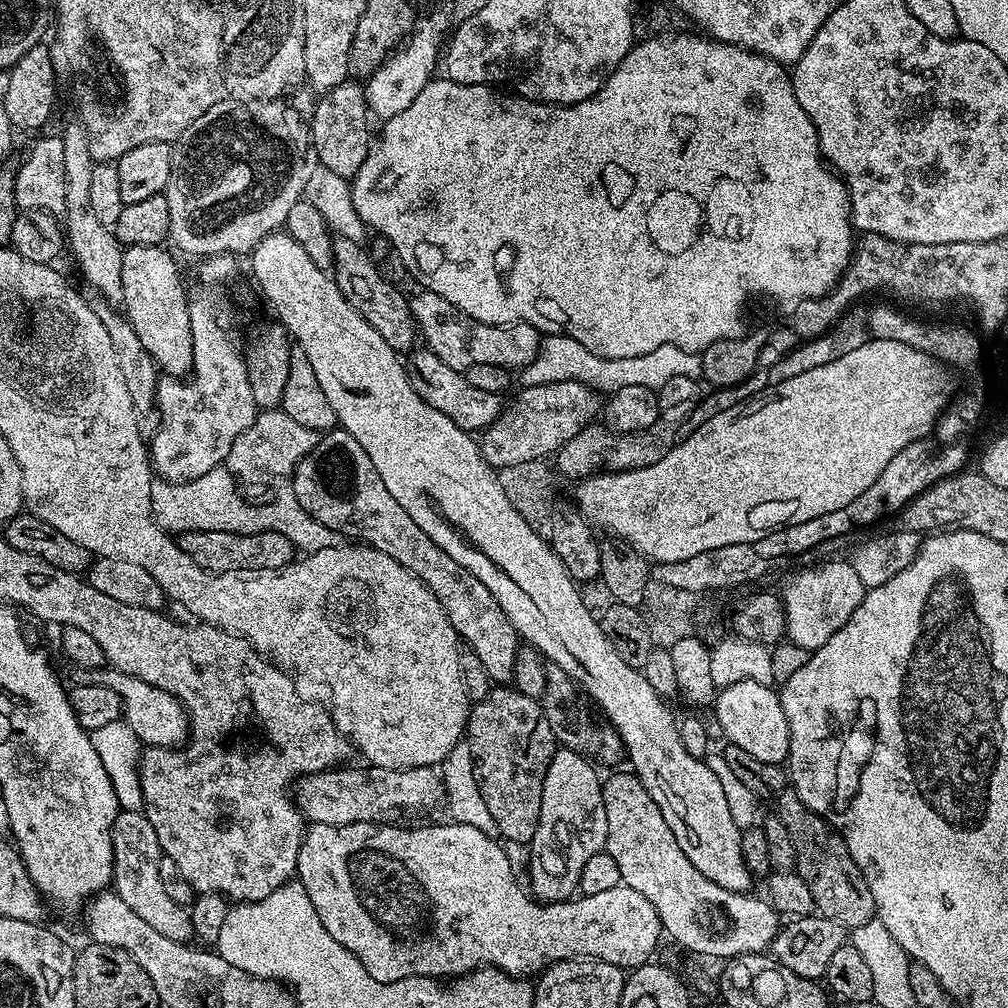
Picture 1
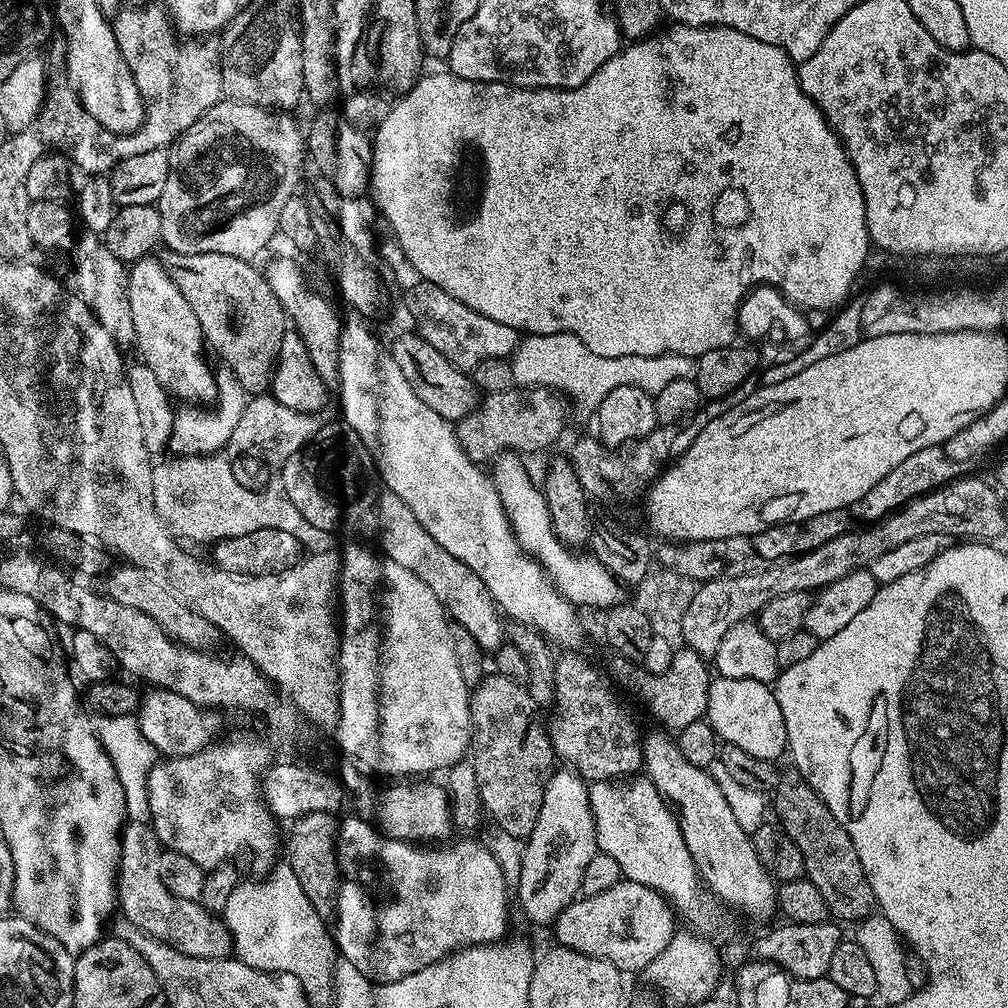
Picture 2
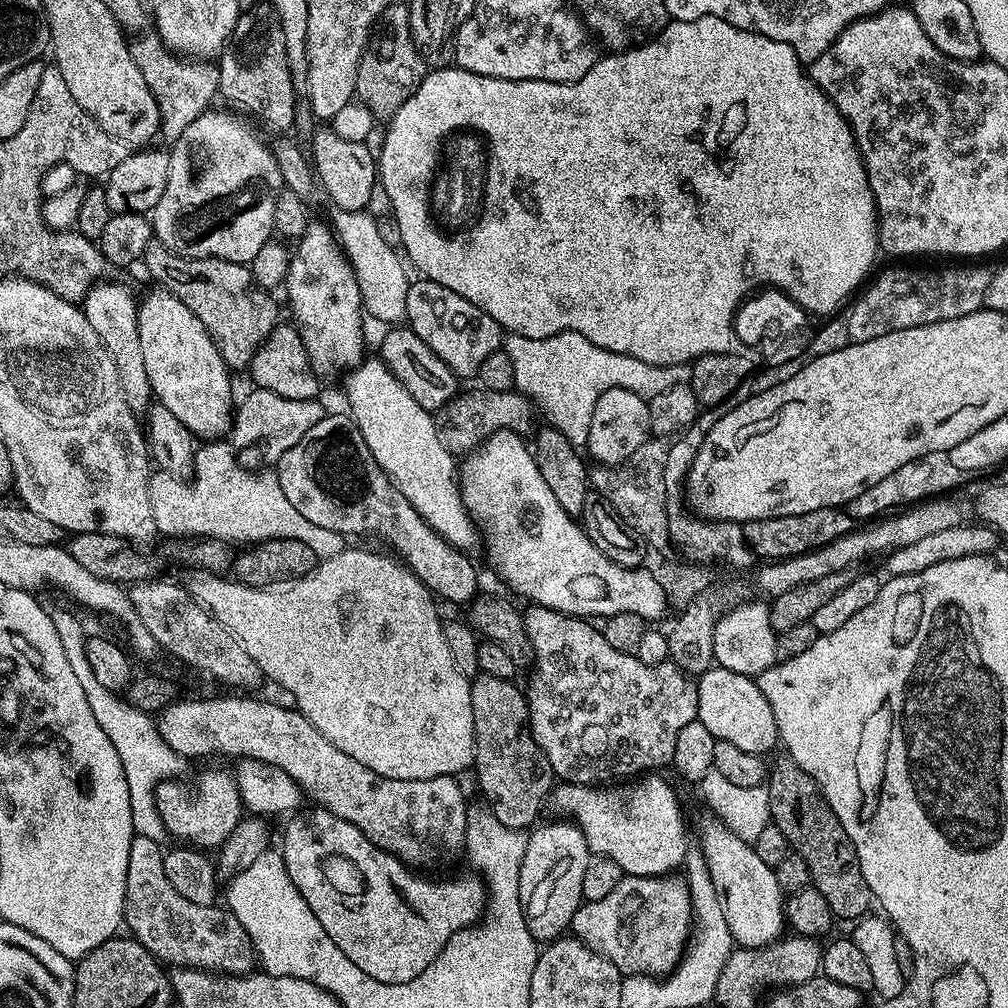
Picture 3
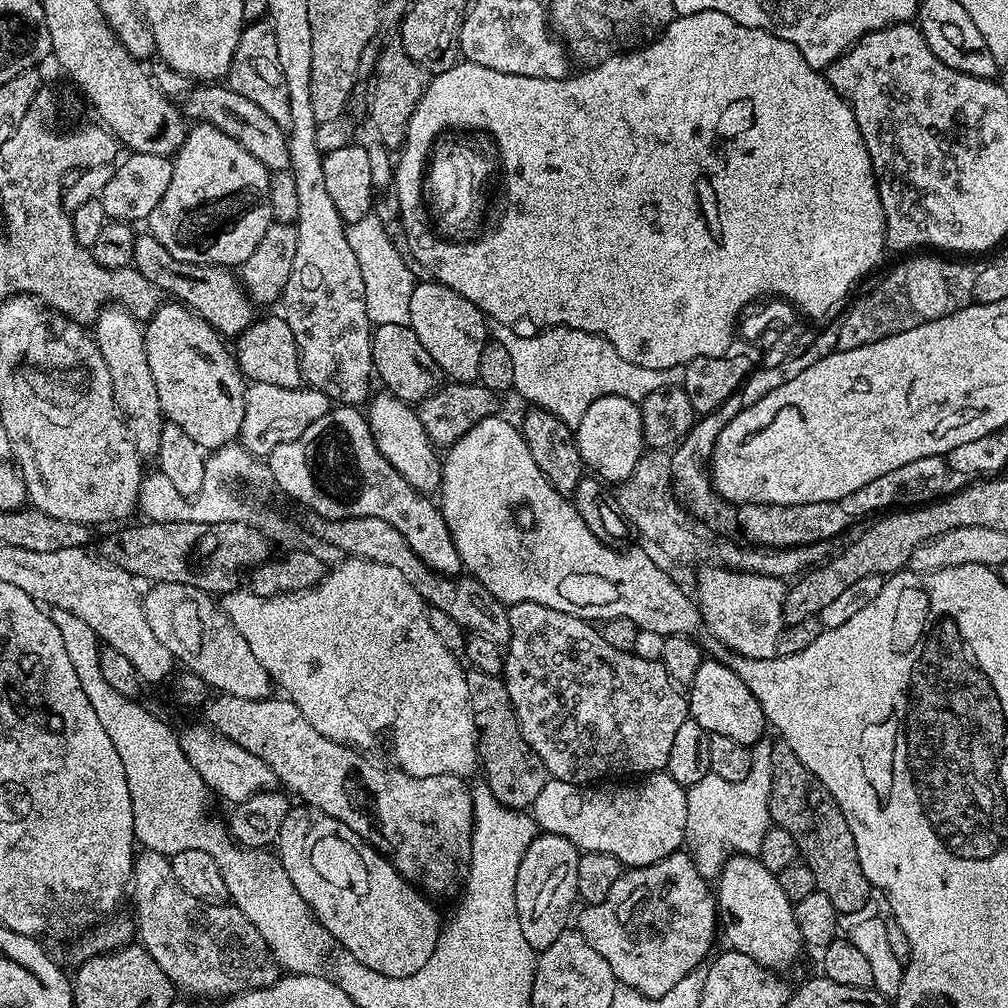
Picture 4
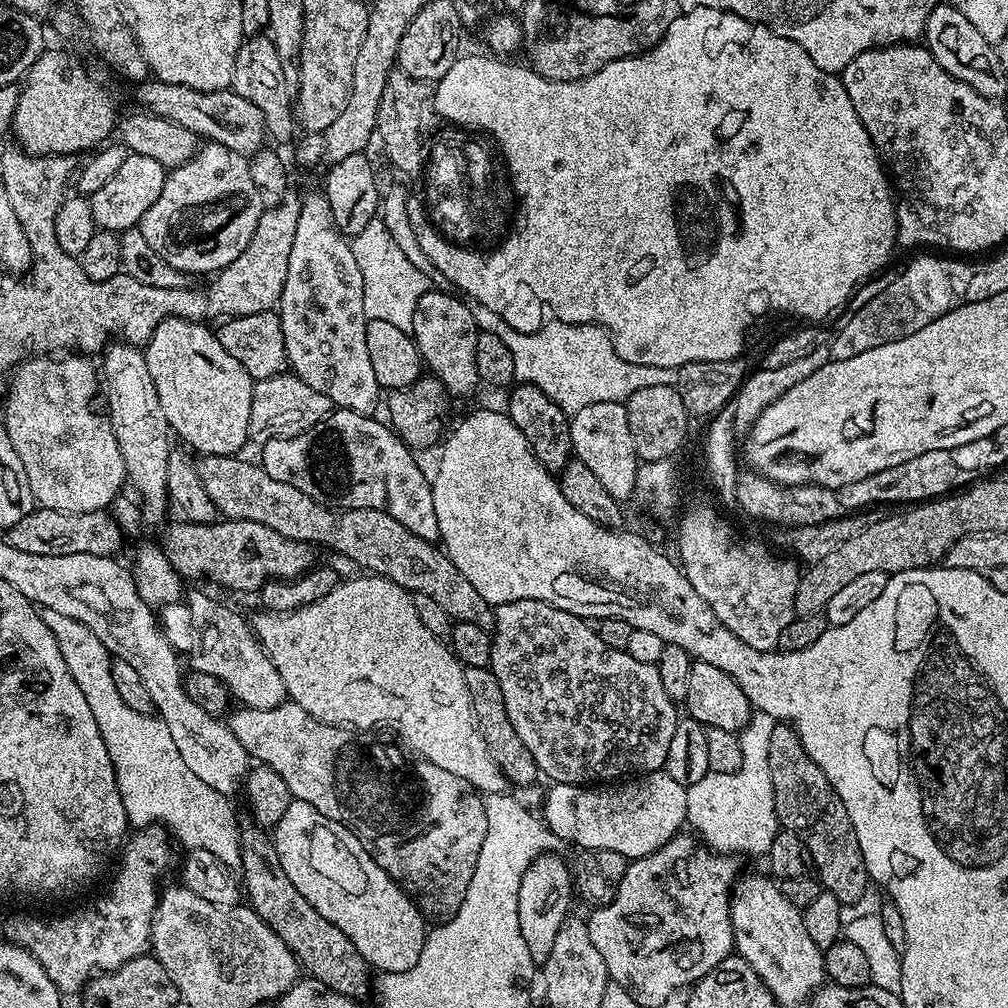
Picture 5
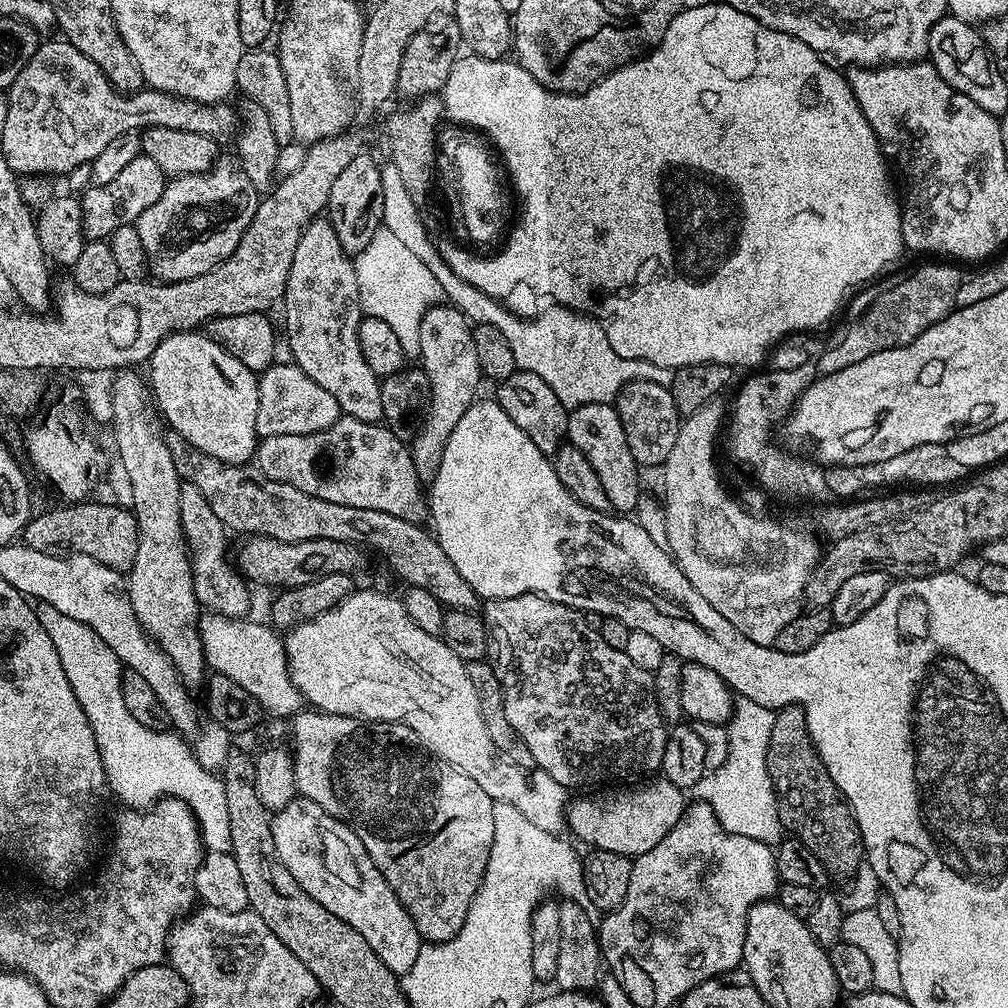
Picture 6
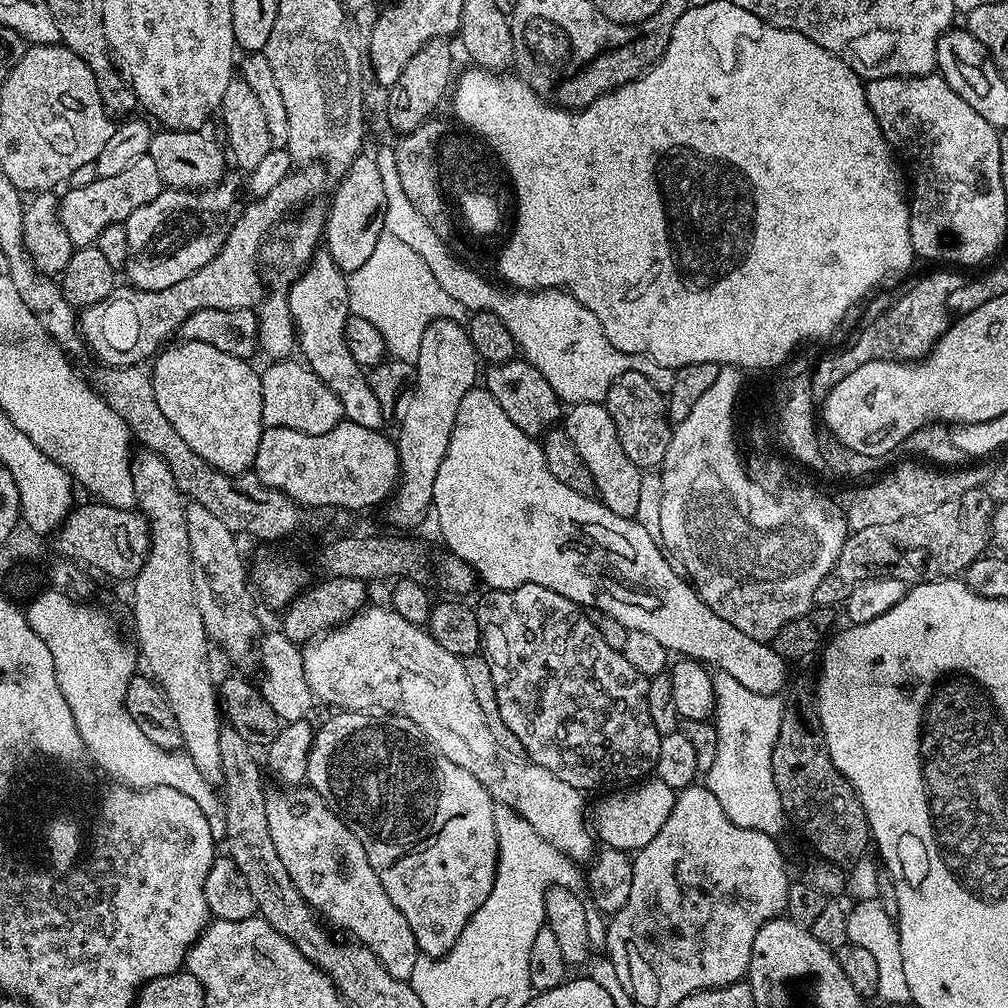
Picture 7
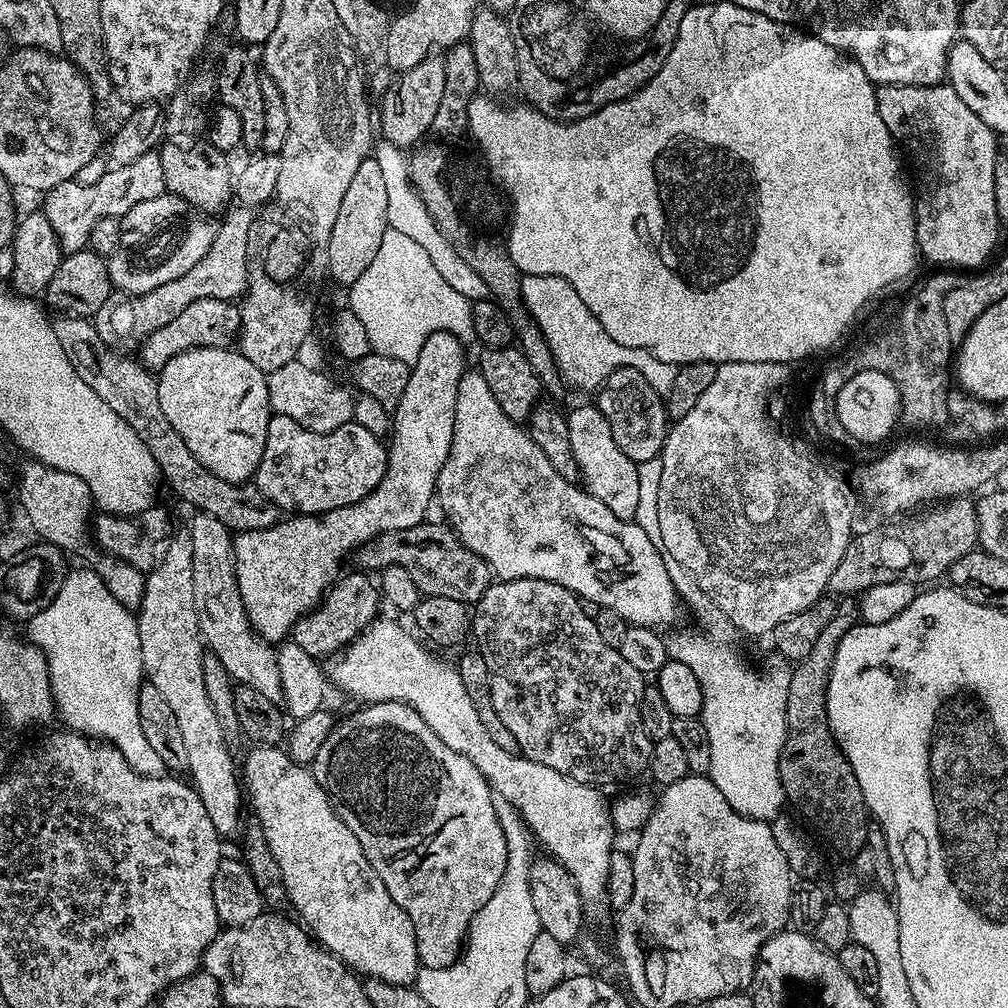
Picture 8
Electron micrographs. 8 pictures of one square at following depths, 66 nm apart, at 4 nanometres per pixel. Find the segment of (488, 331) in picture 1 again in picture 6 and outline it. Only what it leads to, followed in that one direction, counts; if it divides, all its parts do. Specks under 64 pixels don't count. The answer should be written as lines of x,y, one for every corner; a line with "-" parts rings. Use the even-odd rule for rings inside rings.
441,302
436,304
422,318
422,330
420,331
420,354
419,363
424,369
428,379
428,397
426,407
423,409
424,421
416,432
416,437
410,440
410,451
412,461
416,463
416,473
420,475
421,481
431,481
436,475
438,466
442,462
442,454
454,426
458,426
458,418
466,414
466,410
477,399
476,391
480,388
482,377
478,366
478,354
474,351
474,338
472,337
473,325
470,321
455,308
452,304

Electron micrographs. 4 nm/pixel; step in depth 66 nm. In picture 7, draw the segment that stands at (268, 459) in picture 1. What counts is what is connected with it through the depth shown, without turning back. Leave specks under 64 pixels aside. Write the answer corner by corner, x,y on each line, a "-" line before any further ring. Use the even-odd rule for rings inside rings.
296,358
277,360
260,372
262,386
262,418
265,428
293,428
302,434
326,434
344,419
338,394
322,382
307,364

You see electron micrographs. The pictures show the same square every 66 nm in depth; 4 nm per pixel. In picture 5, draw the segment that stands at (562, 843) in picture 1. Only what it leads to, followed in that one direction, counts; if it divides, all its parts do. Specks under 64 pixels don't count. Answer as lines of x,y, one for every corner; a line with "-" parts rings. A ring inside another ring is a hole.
545,854
539,856
526,874
522,876
522,886
518,890
518,926
522,930
522,938
526,938
526,950
530,950
530,958
537,966
543,966
546,958
550,958
550,950
554,947
554,938
562,926
562,922
568,919
572,900
574,901
574,872
560,854

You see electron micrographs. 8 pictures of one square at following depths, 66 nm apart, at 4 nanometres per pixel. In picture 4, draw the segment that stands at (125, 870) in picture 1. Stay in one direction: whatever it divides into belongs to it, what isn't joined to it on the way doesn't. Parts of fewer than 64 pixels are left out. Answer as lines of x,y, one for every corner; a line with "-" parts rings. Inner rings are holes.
141,851
132,862
132,879
130,881
130,900
136,907
134,928
138,940
150,957
158,962
172,979
181,993
189,992
192,996
220,996
229,998
239,992
247,992
249,988
265,988
278,978
278,965
272,958
262,934
231,903
207,904
198,902
178,882
172,873
172,861
161,852

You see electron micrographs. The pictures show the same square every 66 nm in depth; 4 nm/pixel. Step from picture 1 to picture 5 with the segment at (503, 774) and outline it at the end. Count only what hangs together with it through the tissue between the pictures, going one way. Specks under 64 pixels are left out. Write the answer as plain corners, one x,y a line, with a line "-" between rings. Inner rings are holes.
491,667
465,668
464,677
466,686
470,690
470,702
476,715
476,728
482,734
494,762
504,771
508,777
509,785
524,784
532,786
537,783
538,769
530,750
522,746
522,738
518,738
514,726
510,726
510,714
506,714
506,702
502,698
502,686
498,678
492,673

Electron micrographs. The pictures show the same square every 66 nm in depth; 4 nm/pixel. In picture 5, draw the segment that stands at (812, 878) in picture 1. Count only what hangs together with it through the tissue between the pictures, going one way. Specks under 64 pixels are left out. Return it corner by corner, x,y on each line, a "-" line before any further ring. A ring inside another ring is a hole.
777,722
770,733
770,778
774,782
774,806
780,827
785,832
793,832
802,846
806,846
821,889
834,894
841,906
858,903
864,891
870,888
868,871
858,846
858,834
854,834
842,798
838,798
826,774
818,770
818,762
806,754
790,724

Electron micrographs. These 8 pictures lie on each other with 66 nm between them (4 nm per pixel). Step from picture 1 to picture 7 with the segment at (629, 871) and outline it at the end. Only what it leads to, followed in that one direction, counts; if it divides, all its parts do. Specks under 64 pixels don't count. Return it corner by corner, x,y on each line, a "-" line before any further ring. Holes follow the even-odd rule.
655,776
627,788
630,789
611,791
614,793
604,797
599,802
595,814
592,814
592,824
603,845
627,852
636,852
644,848
666,822
676,801
676,792
666,782
662,782

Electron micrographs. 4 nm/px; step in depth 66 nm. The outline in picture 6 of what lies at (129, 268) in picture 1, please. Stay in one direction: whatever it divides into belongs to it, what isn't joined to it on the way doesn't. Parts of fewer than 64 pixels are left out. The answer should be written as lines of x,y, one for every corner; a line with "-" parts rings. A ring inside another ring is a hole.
200,330
172,332
154,350
151,360
147,361
146,379
154,397
159,415
168,419
167,427
182,434
190,446
210,454
227,464
248,464
255,457
258,437
256,418
258,412
257,373
242,366
225,348
218,346
207,334

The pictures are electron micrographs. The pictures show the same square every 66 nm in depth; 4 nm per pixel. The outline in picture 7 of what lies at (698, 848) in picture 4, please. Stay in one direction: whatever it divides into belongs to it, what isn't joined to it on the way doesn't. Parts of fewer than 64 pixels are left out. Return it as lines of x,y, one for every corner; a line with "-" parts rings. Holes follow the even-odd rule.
717,671
712,681
716,691
714,723
718,734
718,754
714,757
714,766
710,766
706,774
706,787
710,794
714,794
714,798
718,798
722,810
726,810
726,818
730,818
734,826
758,830
773,838
779,837
779,832
783,830
784,824
786,825
786,817
782,798
778,798
778,786
774,786
772,755
784,721
785,701
779,695
754,694
754,690
746,690
742,682
734,682
734,678
730,678
730,674
725,672

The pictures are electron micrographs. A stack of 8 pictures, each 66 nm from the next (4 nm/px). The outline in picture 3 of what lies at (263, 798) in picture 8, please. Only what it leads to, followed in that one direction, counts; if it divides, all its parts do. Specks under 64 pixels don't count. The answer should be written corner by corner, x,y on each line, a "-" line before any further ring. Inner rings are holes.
319,806
313,812
300,810
291,817
284,828
284,861
290,882
298,886
298,894
306,898
306,906
314,910
314,918
322,922
322,930
334,938
334,946
378,982
401,984
410,982
438,958
446,942
458,930
471,928
483,917
486,907
486,885
479,875
456,876
453,880
427,880
427,875
417,874
398,857
383,852
372,844
350,822
338,818

